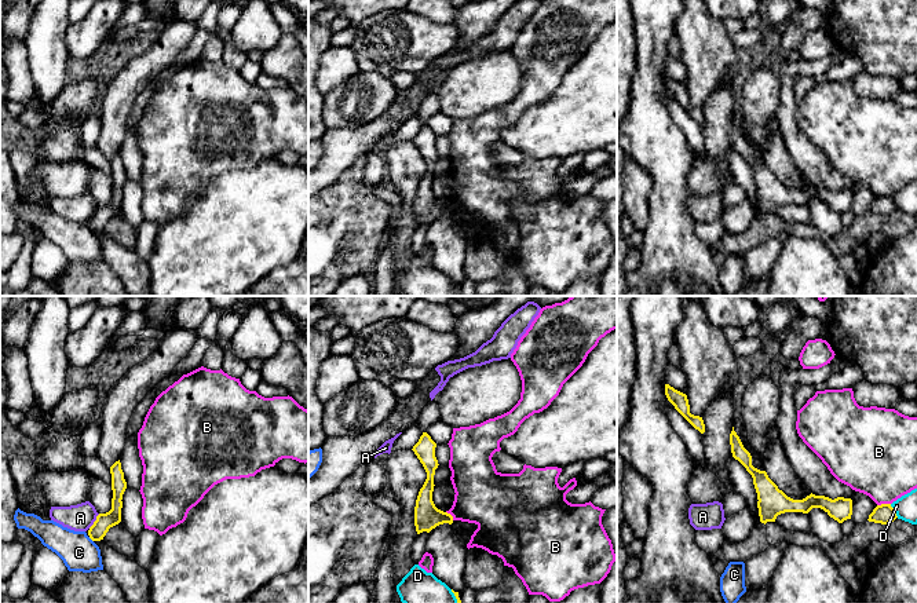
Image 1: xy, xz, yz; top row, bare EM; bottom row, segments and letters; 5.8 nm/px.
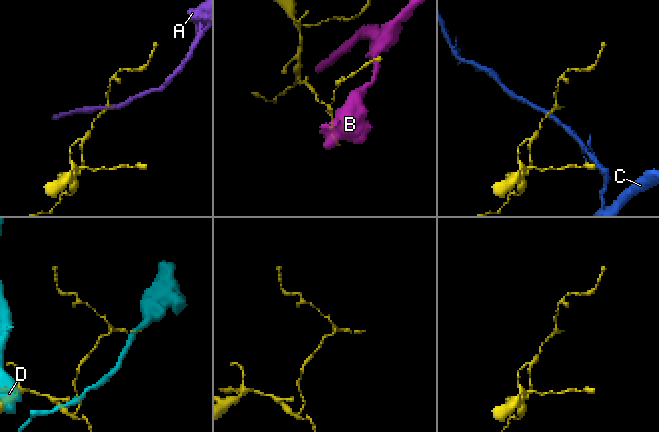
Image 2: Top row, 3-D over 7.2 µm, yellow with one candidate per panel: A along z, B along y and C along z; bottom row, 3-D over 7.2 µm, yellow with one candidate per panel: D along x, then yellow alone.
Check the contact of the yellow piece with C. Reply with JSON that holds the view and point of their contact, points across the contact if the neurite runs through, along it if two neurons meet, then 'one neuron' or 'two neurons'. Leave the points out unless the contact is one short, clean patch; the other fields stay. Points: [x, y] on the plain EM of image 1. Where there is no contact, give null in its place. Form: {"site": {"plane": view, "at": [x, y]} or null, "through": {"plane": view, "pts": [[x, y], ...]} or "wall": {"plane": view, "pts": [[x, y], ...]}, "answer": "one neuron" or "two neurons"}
{"site": {"plane": "xy", "at": [91, 230]}, "wall": {"plane": "xy", "pts": [[88, 229], [92, 233]]}, "answer": "two neurons"}

